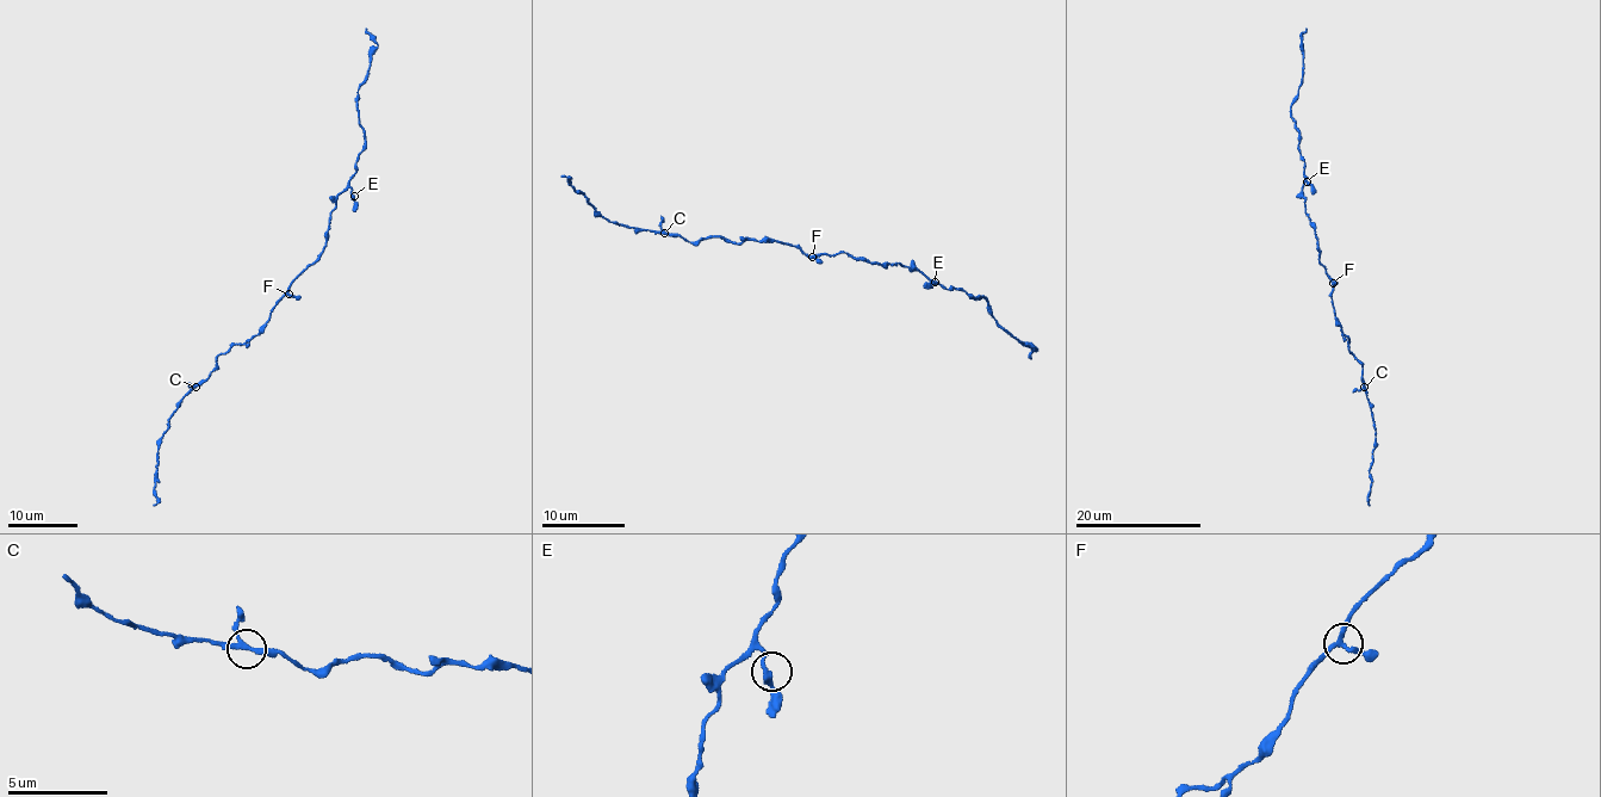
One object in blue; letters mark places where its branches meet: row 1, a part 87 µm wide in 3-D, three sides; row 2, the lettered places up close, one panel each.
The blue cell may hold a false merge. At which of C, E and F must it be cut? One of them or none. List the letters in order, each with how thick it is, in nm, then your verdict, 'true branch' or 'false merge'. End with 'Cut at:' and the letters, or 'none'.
C: 240 nm | true branch
E: 240 nm | true branch
F: 220 nm | true branch
Cut at: none

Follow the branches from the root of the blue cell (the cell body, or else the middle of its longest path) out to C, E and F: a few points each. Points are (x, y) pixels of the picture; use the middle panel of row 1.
C: (835, 254), (808, 255), (794, 245), (762, 238), (733, 245), (717, 238), (694, 242), (664, 233)
E: (835, 254), (852, 254), (883, 267), (895, 263), (911, 266), (935, 282)
F: (835, 254), (821, 252), (812, 257)

